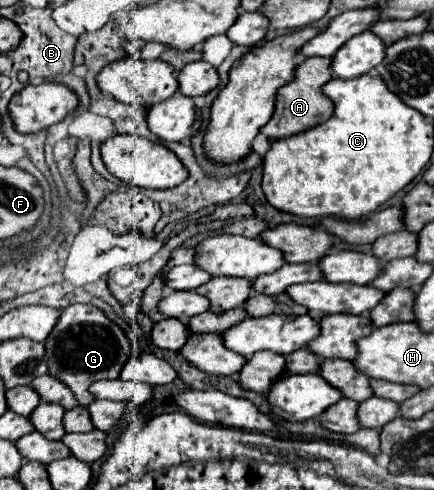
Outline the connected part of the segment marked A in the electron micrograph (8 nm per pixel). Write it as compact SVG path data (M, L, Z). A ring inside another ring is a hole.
M305 58L301 64L297 64L293 72L293 80L289 84L283 84L277 90L277 102L275 102L275 112L271 120L261 128L261 132L269 140L277 138L289 138L295 134L301 134L309 128L315 128L317 124L323 124L325 120L331 118L333 104L329 98L323 96L321 86L331 80L331 70L329 70L331 60L329 58Z

